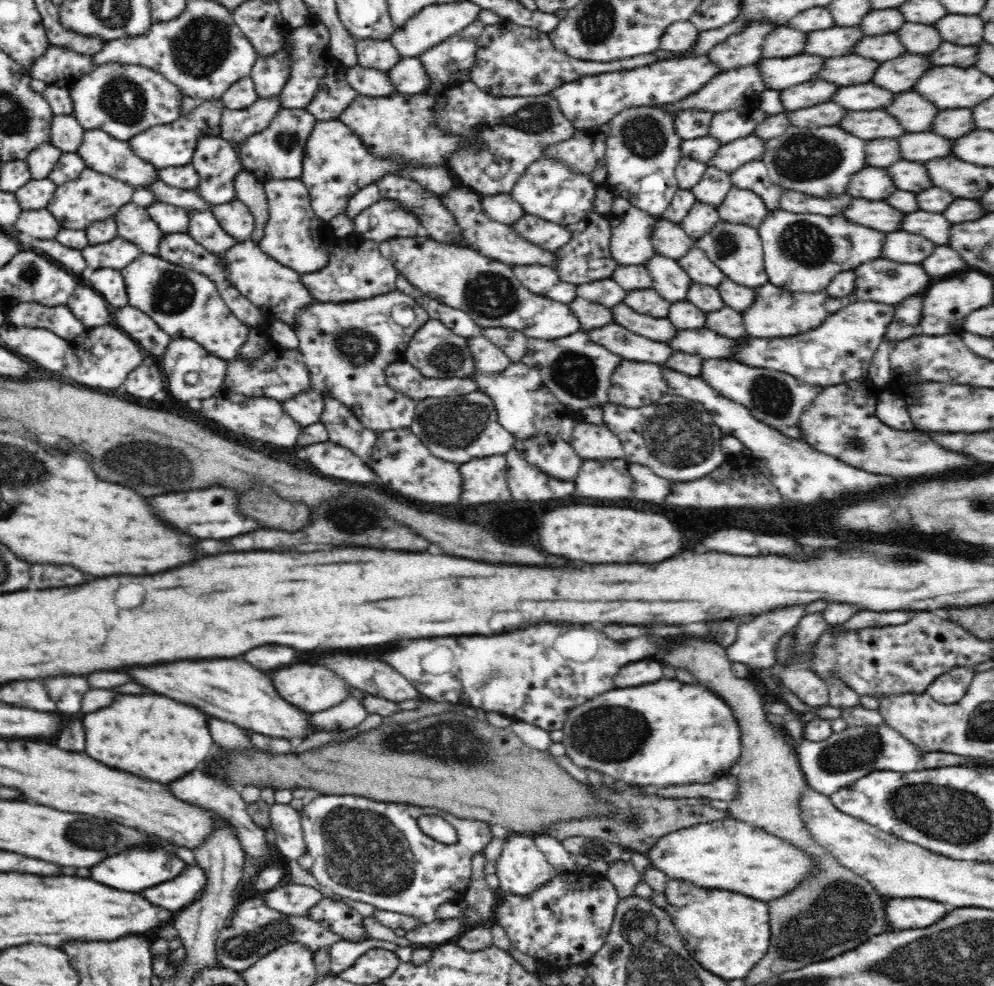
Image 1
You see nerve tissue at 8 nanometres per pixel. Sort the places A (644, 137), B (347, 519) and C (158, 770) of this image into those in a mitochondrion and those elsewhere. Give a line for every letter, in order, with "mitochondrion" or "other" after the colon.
A: mitochondrion
B: mitochondrion
C: other

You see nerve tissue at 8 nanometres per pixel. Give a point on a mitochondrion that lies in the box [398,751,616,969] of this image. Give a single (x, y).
(595, 849)

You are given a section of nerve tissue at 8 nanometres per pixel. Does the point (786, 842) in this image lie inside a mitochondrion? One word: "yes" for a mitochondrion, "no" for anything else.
no

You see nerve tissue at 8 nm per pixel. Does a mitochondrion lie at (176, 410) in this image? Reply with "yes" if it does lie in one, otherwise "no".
no

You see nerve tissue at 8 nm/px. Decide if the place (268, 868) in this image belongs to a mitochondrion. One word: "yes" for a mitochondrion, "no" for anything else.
no

